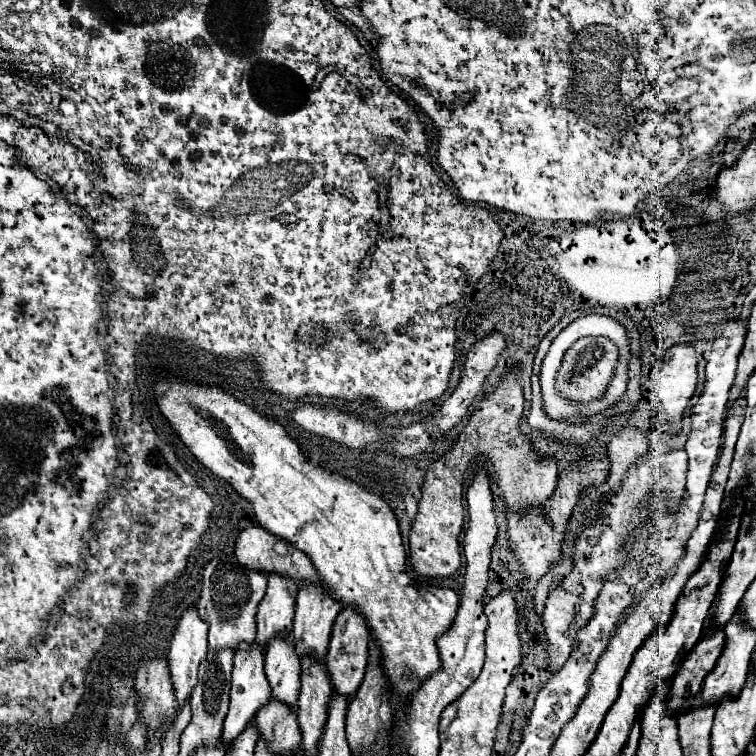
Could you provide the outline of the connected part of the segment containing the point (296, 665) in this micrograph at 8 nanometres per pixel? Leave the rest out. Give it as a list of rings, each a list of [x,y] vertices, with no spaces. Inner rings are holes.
[[[274,639],[266,647],[264,673],[272,687],[272,697],[294,707],[300,689],[300,661],[294,653],[292,639]]]

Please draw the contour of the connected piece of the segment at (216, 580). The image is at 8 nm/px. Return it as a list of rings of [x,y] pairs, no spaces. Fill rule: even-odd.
[[[234,555],[214,557],[206,569],[202,579],[202,597],[198,601],[198,615],[208,621],[208,647],[212,653],[222,649],[236,651],[242,643],[254,643],[256,639],[256,625],[254,615],[256,607],[262,601],[266,591],[266,577],[264,573],[244,569],[236,563]]]

